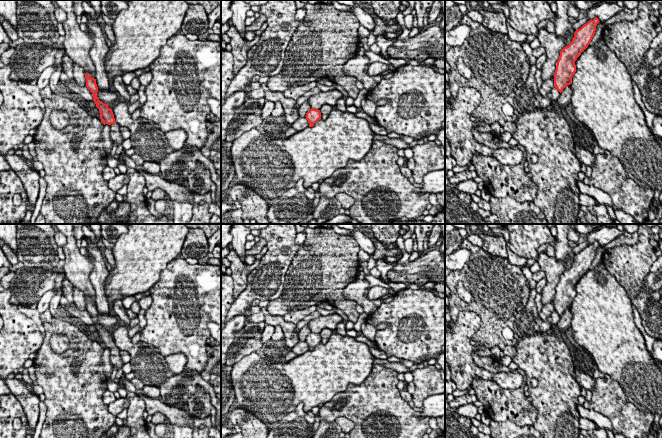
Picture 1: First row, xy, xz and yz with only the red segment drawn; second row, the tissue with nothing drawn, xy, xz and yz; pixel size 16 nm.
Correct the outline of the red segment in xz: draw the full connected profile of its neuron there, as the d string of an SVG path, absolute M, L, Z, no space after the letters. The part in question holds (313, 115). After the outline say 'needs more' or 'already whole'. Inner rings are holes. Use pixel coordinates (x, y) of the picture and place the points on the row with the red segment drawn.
M311 108L307 113L306 113L306 119L308 120L309 127L313 127L314 124L321 119L321 112L318 109L313 109Z; already whole

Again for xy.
M85 73L86 78L86 87L90 90L93 94L93 101L96 104L96 107L99 109L100 119L103 121L103 124L108 124L110 126L110 138L113 143L122 144L124 139L120 132L120 127L114 118L114 114L112 109L108 107L108 104L104 104L102 101L99 100L97 97L98 87L96 84L96 79L91 78L87 73Z; needs more

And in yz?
M598 18L588 21L575 31L572 42L560 51L554 73L554 87L560 93L572 84L572 77L576 72L575 61L590 44L599 22Z; already whole

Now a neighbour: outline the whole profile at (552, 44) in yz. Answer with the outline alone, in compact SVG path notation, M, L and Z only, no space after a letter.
M546 28L538 30L537 38L546 51L546 61L541 68L542 79L546 81L554 76L560 51L565 47L565 41L555 32L548 32Z

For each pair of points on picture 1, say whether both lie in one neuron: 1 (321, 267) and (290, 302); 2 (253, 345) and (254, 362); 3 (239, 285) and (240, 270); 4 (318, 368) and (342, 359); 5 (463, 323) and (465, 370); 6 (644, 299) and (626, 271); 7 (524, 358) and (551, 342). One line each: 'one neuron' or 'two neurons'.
1: one neuron
2: two neurons
3: one neuron
4: one neuron
5: one neuron
6: one neuron
7: one neuron

